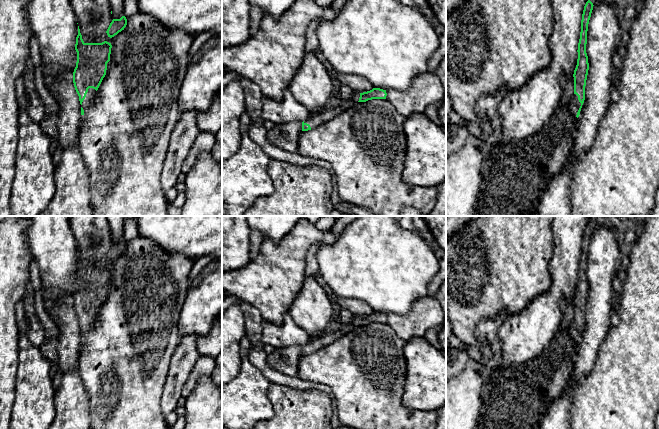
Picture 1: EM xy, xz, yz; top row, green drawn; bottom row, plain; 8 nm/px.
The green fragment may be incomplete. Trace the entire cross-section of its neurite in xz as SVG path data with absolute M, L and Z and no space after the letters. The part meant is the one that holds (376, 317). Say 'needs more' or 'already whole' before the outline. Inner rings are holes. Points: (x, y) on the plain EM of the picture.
needs more; M373 312L363 317L355 316L349 324L343 324L335 317L319 335L311 337L310 341L302 346L302 355L308 355L320 350L353 331L357 326L366 326L372 323L386 323L386 320L386 314L380 312Z

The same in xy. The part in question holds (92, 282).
needs more; M78 250L75 268L77 286L73 296L73 307L81 328L81 339L84 339L89 327L95 322L96 315L106 299L111 272L111 267L107 265L85 267Z

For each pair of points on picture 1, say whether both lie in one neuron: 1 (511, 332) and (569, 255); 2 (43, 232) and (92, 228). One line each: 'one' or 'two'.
1: one
2: two

